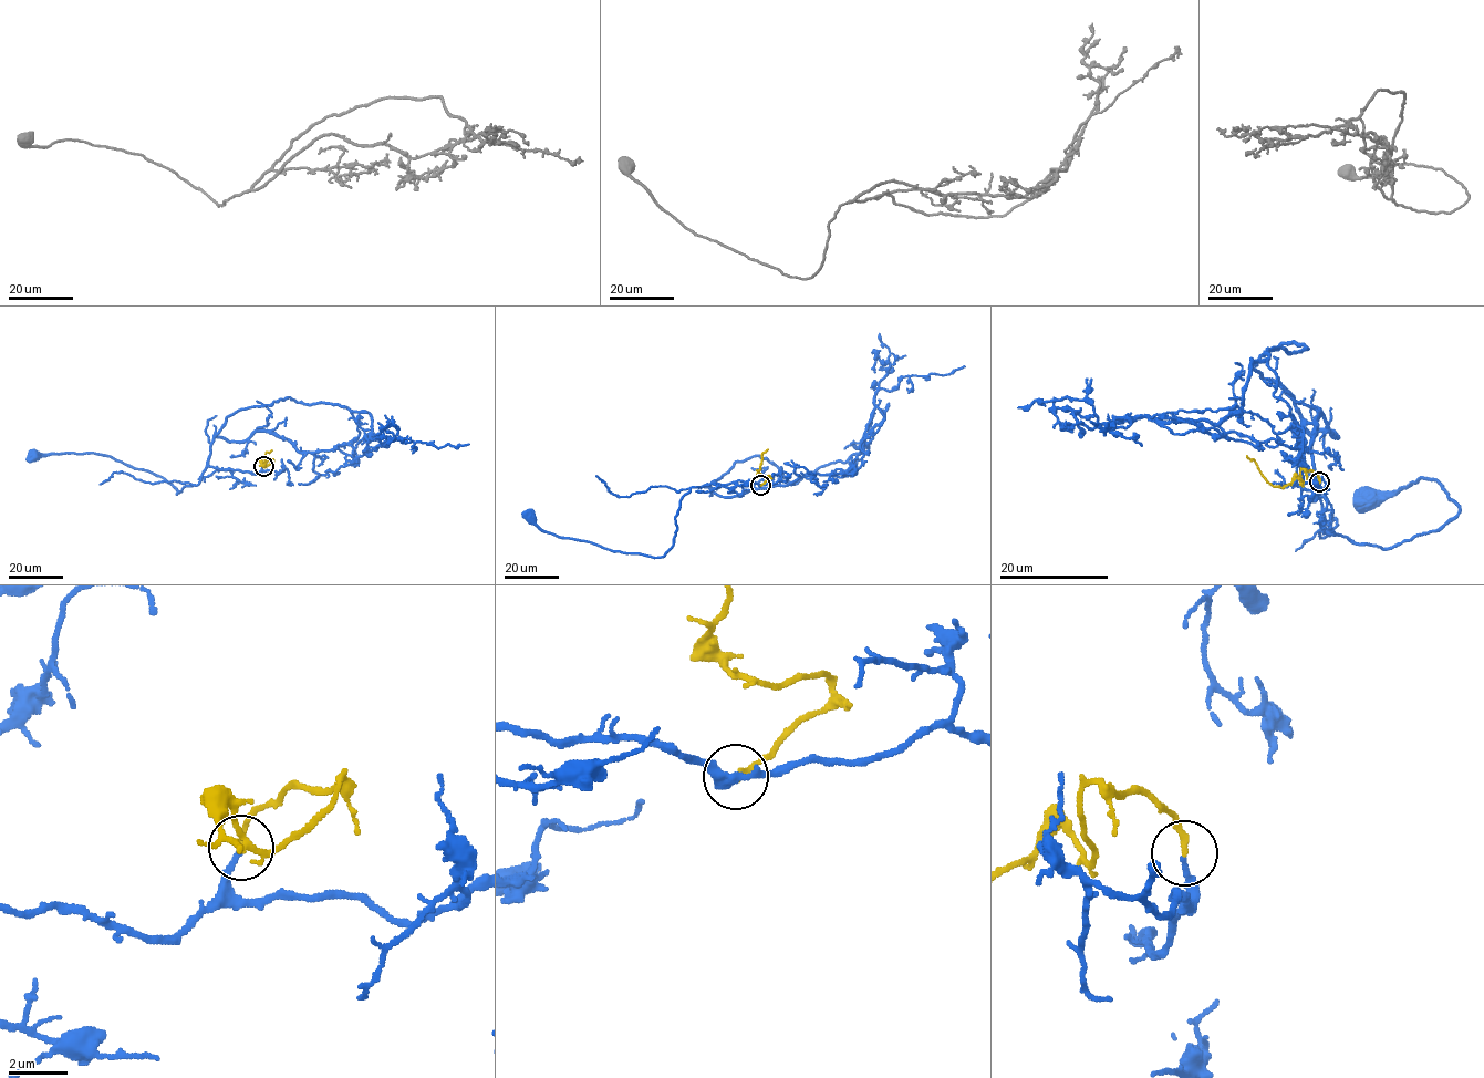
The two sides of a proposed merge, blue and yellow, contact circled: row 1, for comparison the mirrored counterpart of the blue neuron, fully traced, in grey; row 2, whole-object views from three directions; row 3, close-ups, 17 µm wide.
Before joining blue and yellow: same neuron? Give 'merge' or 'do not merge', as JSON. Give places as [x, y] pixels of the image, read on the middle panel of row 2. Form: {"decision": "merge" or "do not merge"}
{"decision": "merge"}

